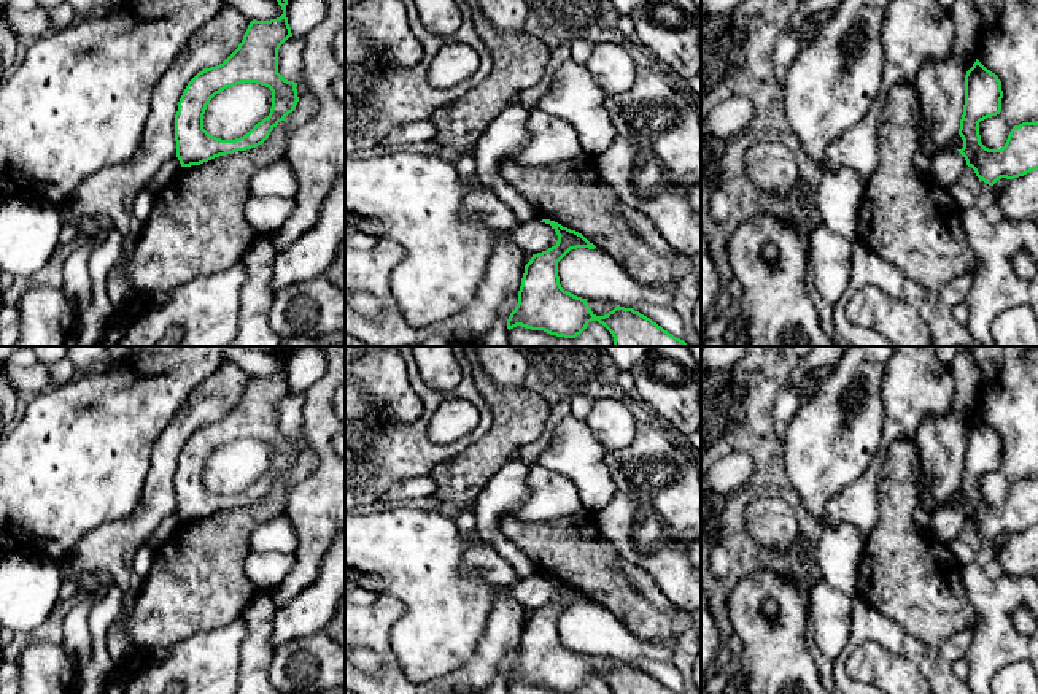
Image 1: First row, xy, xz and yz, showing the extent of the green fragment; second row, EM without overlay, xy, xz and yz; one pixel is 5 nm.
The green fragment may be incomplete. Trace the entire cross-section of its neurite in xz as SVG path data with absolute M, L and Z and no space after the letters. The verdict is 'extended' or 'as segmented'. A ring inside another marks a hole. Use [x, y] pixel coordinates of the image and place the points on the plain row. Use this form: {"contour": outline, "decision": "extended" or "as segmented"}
{"contour": "M542 575L550 580L558 597L547 607L533 610L525 621L518 659L507 675L507 684L521 681L531 686L544 686L550 691L575 694L591 677L602 680L614 694L677 694L650 673L617 661L604 672L596 672L587 656L564 646L560 640L558 618L577 603L595 605L582 589L561 580Z", "decision": "as segmented"}

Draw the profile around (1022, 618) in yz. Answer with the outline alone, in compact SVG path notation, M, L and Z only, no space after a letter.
M1019 607L1017 610L1014 610L1011 613L1011 619L1014 623L1014 627L1021 632L1021 634L1032 634L1035 629L1035 619L1033 615L1025 608L1025 607Z

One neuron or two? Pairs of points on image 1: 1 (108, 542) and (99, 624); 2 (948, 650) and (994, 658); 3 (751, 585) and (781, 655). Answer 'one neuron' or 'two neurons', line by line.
1: two neurons
2: two neurons
3: one neuron

